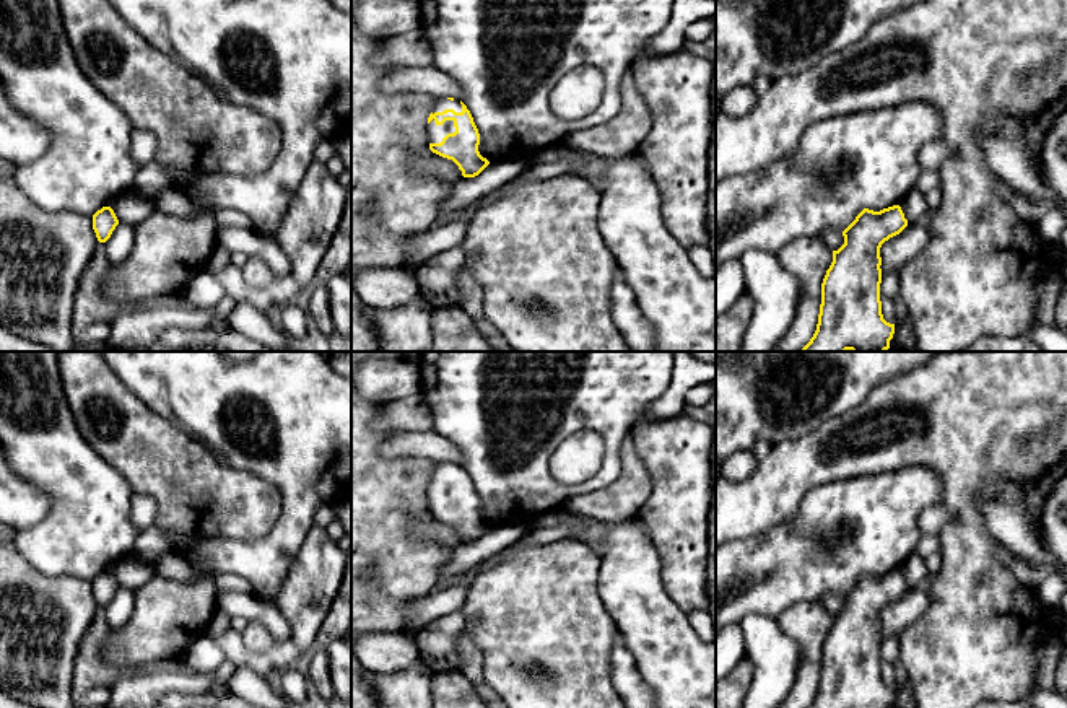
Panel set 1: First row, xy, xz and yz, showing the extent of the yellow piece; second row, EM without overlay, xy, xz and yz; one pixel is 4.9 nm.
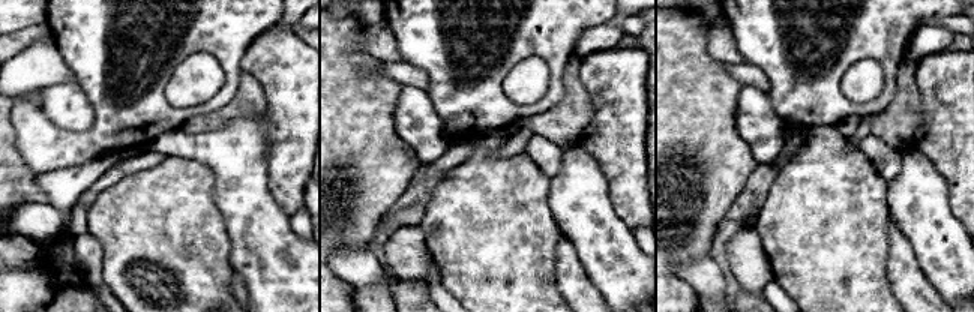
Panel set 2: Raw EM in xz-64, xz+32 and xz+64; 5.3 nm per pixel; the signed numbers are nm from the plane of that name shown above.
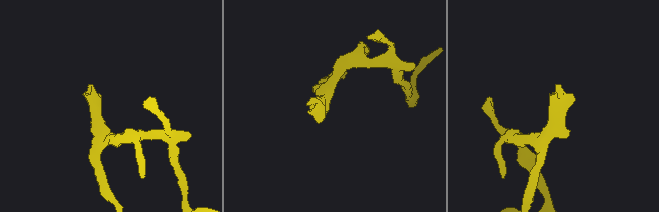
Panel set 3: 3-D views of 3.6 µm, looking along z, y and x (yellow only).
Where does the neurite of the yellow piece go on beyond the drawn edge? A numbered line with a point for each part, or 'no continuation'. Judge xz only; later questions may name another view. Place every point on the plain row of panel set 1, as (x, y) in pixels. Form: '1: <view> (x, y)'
1: xz (435, 497)

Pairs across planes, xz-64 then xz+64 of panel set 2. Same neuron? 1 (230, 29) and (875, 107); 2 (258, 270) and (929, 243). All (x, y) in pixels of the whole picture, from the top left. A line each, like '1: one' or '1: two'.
1: one
2: one

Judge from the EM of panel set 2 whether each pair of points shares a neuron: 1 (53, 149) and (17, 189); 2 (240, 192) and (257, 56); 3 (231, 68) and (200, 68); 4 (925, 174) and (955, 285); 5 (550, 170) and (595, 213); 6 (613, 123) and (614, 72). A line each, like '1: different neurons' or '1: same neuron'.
1: different neurons
2: different neurons
3: different neurons
4: same neuron
5: different neurons
6: same neuron

